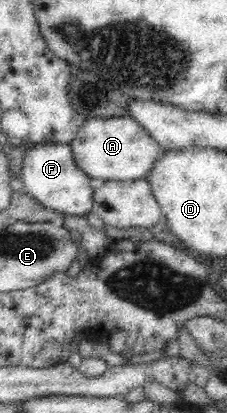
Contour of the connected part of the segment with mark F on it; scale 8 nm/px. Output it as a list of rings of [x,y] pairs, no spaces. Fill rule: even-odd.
[[[48,140],[32,144],[24,152],[20,176],[27,196],[34,198],[42,207],[58,211],[64,216],[80,215],[86,217],[93,208],[93,190],[90,177],[74,163],[70,145]]]

